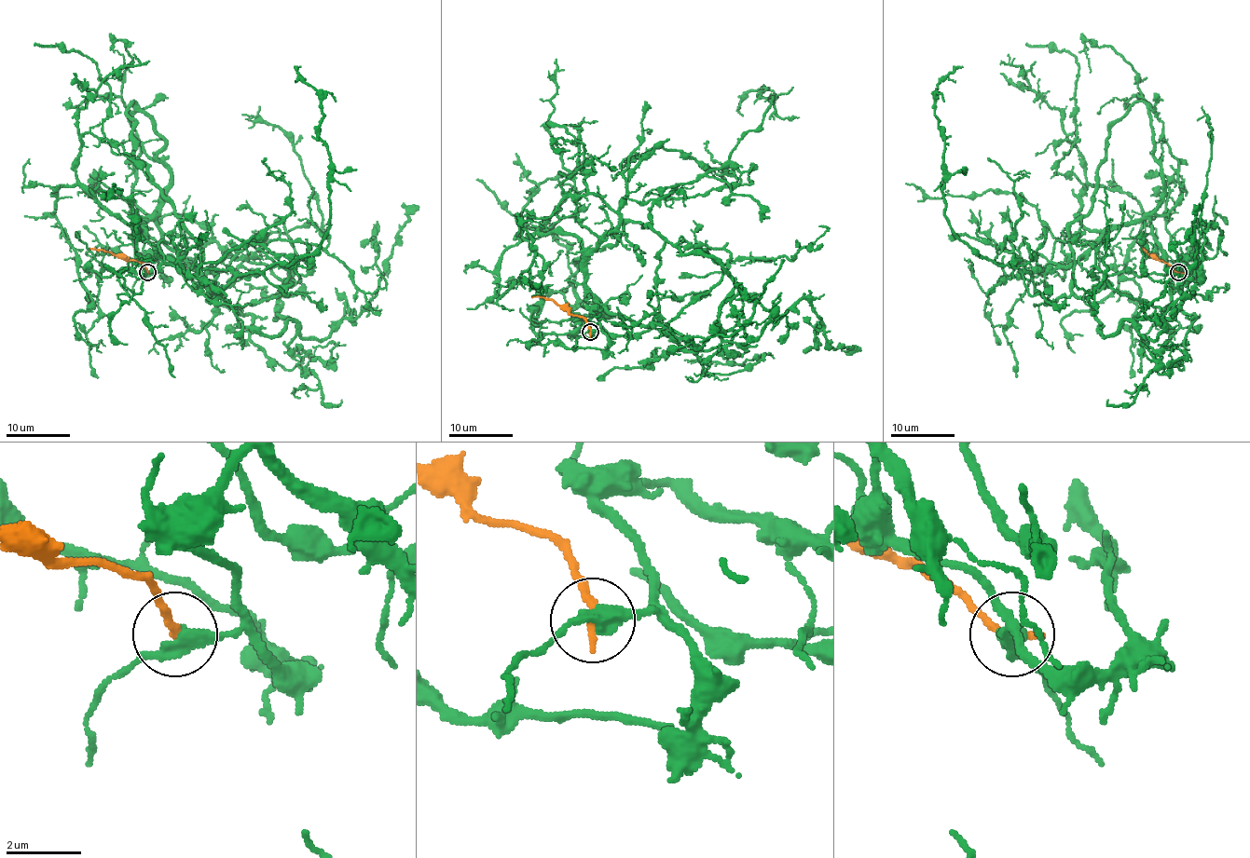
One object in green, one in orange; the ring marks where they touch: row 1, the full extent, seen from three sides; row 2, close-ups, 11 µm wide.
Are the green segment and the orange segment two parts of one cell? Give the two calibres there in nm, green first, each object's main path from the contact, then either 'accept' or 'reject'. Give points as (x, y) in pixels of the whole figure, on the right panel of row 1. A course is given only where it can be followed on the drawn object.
calibres 360 and 240 nm; course green (1178, 274), (1146, 219), (1053, 267), (1047, 301), (968, 246), (944, 214), (935, 112), (962, 65); course orange (1178, 272), (1145, 250); reject

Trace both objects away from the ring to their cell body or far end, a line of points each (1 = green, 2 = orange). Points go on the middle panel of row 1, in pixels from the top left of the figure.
1: (589, 331), (602, 307), (586, 256), (618, 206), (719, 168), (762, 121), (765, 88), (743, 115)
2: (589, 331), (589, 325), (582, 317), (570, 315), (549, 299), (532, 297)

